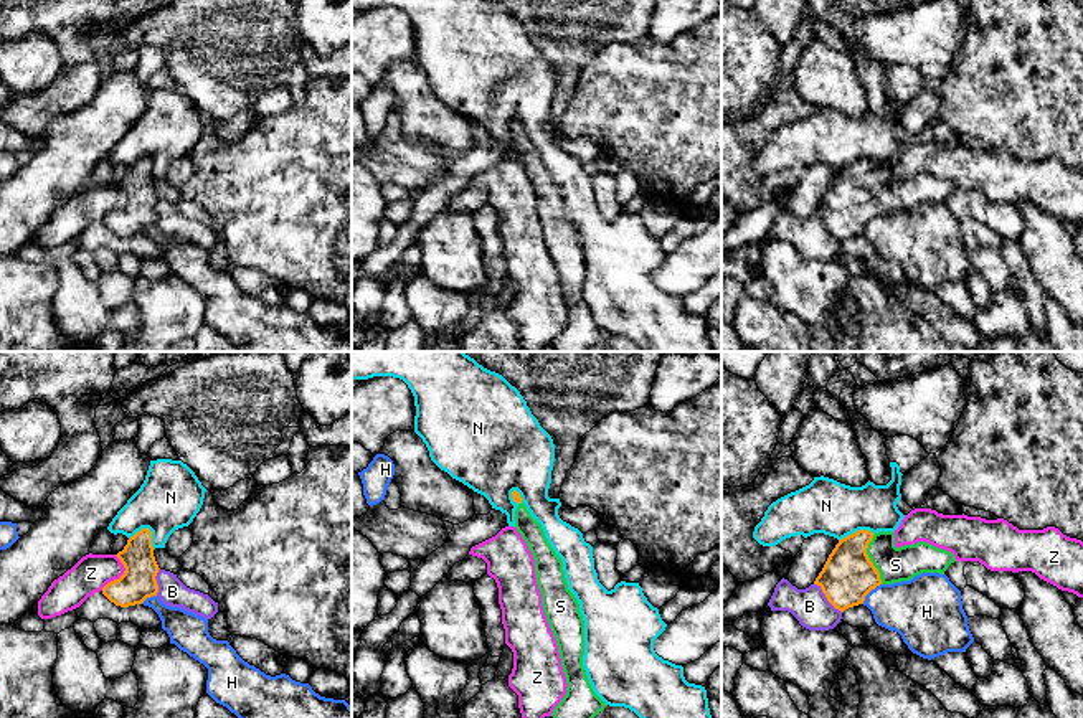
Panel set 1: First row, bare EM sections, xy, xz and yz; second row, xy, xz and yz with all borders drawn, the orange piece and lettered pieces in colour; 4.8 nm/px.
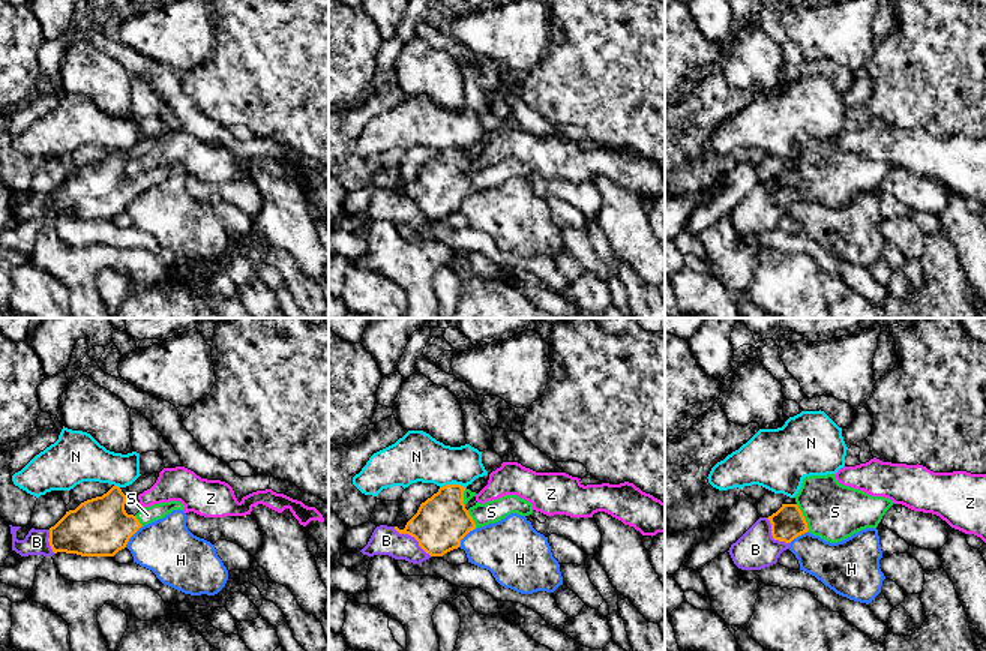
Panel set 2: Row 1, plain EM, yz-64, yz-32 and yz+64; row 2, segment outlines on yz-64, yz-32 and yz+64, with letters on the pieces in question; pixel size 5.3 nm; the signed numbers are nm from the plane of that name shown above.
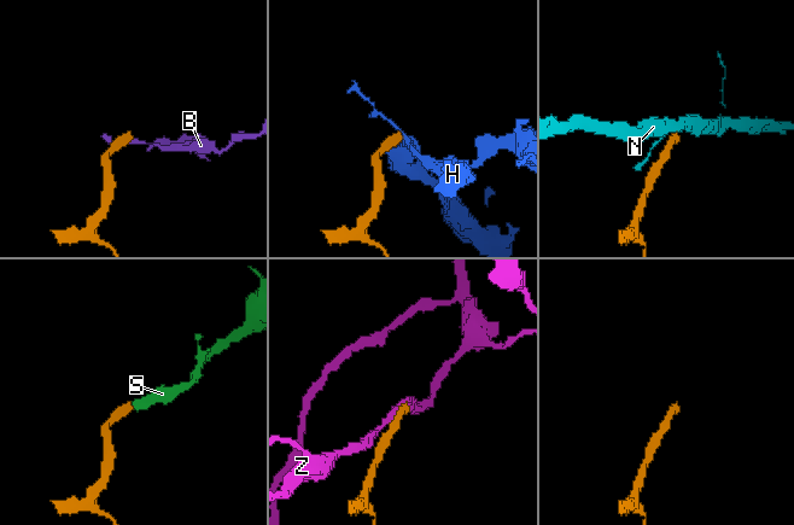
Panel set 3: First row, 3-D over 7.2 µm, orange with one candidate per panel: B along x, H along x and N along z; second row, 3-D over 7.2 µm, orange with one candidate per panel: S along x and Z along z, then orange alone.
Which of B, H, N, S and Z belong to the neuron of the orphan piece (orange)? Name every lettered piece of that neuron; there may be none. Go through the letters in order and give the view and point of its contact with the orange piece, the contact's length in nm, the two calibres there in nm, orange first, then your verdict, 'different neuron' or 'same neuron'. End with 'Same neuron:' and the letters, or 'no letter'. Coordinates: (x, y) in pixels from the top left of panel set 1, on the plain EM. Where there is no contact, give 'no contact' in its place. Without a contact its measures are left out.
B: meets orange in yz at (826, 226); contact 200 nm long; 260 nm thick on the orange side, 180 nm on the other; different neuron
H: meets orange in yz at (869, 222); contact 140 nm long; 260 nm thick on the orange side, 300 nm on the other; different neuron
N: meets orange in xy at (149, 160); contact 140 nm long; 160 nm thick on the orange side, 300 nm on the other; different neuron
S: meets orange in yz at (869, 190); contact 240 nm long; 260 nm thick on the orange side, 170 nm on the other; same neuron
Z: meets orange in xy at (122, 205); contact 190 nm long; 170 nm thick on the orange side, 180 nm on the other; different neuron
Same neuron: S

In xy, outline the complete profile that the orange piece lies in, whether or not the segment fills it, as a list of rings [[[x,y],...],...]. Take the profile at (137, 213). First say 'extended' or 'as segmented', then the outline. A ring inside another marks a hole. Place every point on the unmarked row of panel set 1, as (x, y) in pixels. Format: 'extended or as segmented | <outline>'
as segmented | [[[142,158],[127,170],[122,182],[116,185],[125,201],[119,210],[107,213],[102,224],[121,238],[142,234],[147,228],[157,226],[158,195],[154,187],[152,162]]]

